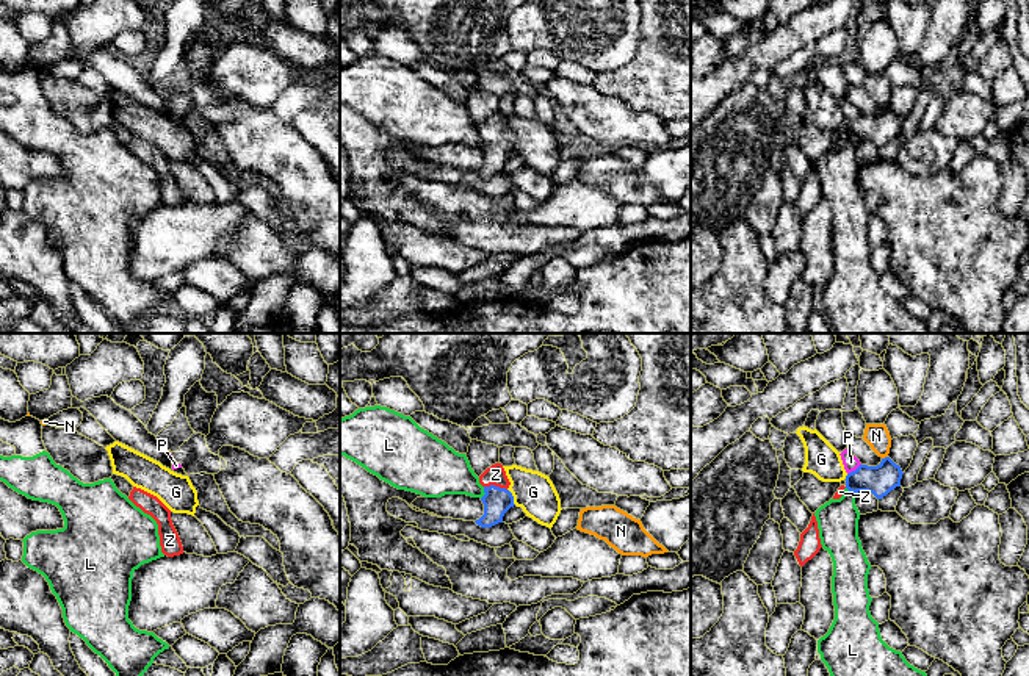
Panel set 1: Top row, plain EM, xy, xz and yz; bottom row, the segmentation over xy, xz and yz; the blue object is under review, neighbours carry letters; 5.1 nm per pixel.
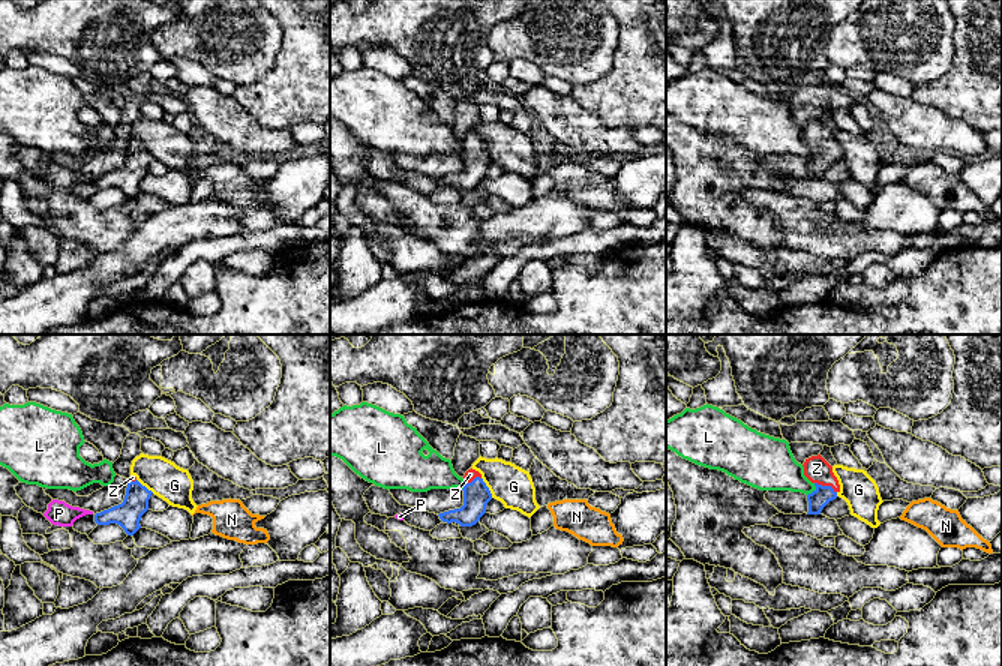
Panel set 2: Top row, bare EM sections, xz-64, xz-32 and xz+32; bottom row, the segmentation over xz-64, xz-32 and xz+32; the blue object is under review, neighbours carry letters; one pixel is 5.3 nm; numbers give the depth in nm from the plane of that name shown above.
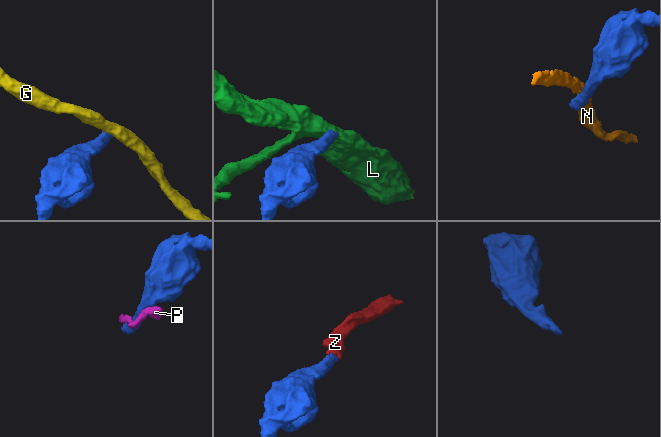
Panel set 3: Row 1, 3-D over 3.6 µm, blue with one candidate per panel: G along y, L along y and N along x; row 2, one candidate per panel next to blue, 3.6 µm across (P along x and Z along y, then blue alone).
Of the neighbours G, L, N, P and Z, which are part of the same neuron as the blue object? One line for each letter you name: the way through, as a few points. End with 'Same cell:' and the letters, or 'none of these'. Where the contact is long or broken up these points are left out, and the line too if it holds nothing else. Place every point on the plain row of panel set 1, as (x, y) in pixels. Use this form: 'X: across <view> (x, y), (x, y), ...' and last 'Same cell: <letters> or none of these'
Z: across xz (497, 151), (494, 135), (495, 124)
Same cell: Z

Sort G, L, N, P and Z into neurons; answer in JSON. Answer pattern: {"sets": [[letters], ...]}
{"sets": [["G"], ["L"], ["N"], ["P"], ["Z"]]}

